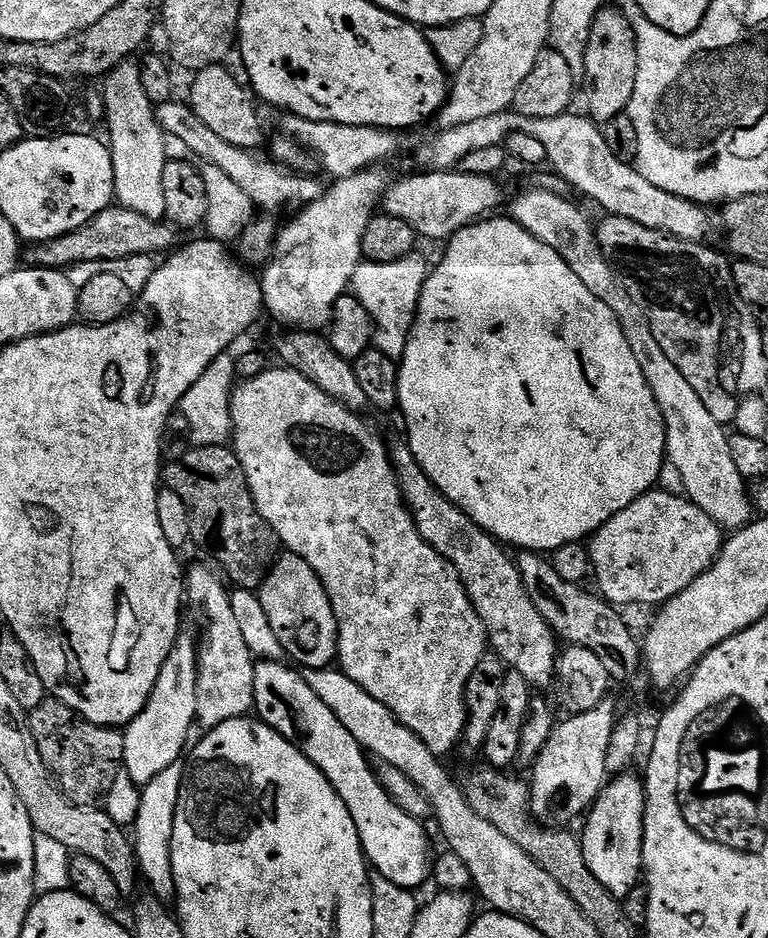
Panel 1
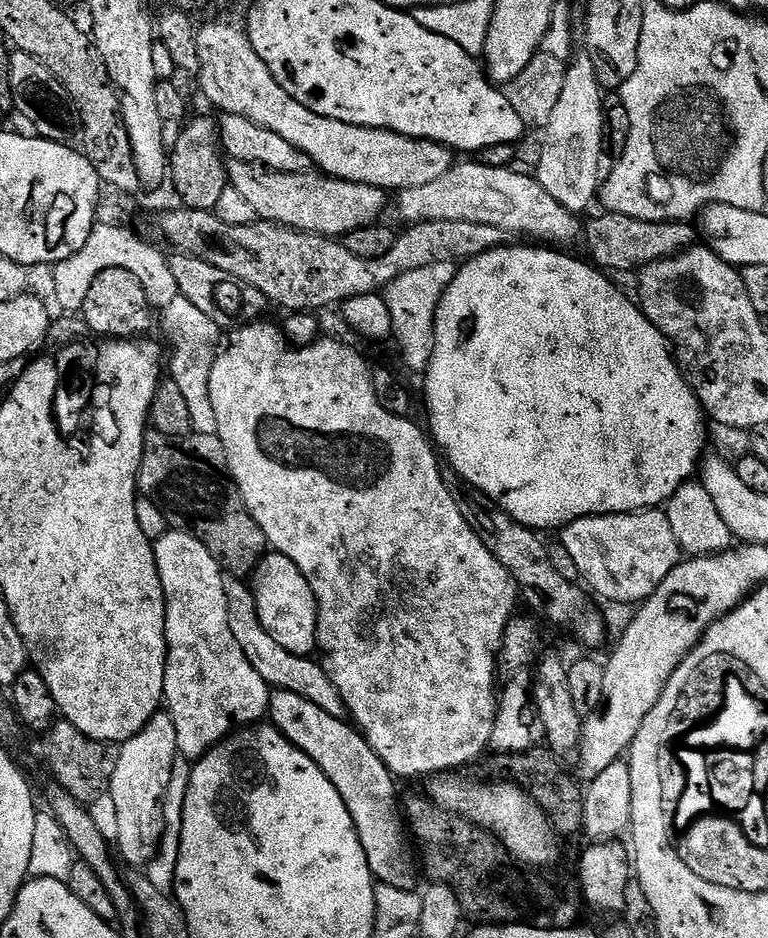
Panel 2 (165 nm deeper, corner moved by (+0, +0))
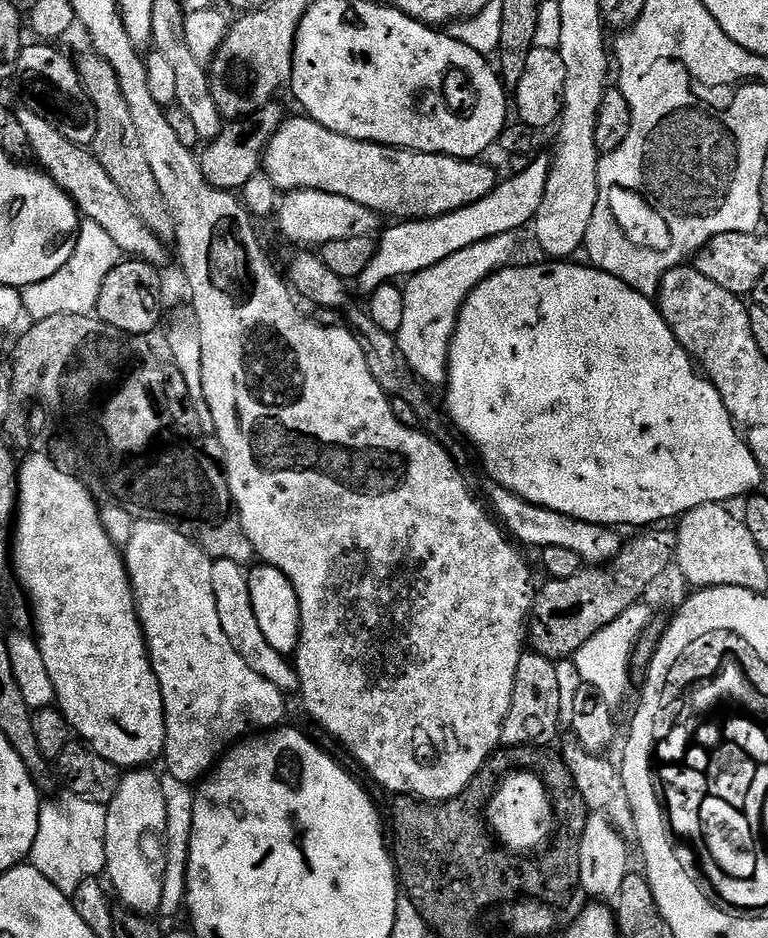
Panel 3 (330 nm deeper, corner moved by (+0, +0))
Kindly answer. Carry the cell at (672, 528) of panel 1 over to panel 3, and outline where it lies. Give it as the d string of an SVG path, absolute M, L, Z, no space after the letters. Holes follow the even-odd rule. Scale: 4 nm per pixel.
M492 484L489 489L488 500L492 503L491 511L494 513L495 519L502 525L505 533L521 545L529 544L530 547L536 548L535 550L562 546L571 553L578 554L581 562L588 566L607 565L621 550L622 540L612 533L615 531L611 527L582 522L558 514L554 510L534 506L530 502L518 498L516 494L506 490L500 484Z

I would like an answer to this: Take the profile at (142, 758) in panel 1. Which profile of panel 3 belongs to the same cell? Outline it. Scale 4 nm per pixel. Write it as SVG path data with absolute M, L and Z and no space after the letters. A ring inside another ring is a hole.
M152 770L125 771L120 777L118 794L114 794L107 810L104 863L104 872L109 880L107 883L115 899L128 911L145 918L151 917L159 913L162 906L162 882L168 861L164 838L166 798L162 794L160 776L152 773Z

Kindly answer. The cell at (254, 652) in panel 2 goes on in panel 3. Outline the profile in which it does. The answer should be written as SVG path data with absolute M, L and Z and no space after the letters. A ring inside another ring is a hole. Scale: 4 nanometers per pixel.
M213 560L210 582L214 582L214 598L218 602L218 618L222 621L222 630L226 630L226 638L230 638L230 646L242 654L242 662L254 670L254 674L262 674L266 682L274 682L278 690L285 694L295 693L300 683L296 677L296 669L266 638L258 627L258 618L254 616L254 606L250 602L250 586L245 569L238 562L229 560Z

